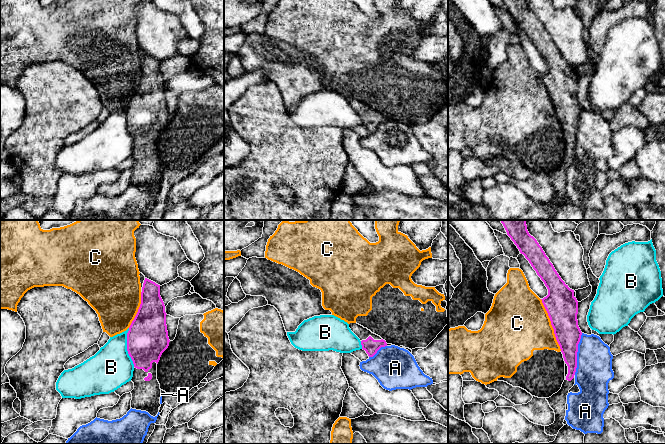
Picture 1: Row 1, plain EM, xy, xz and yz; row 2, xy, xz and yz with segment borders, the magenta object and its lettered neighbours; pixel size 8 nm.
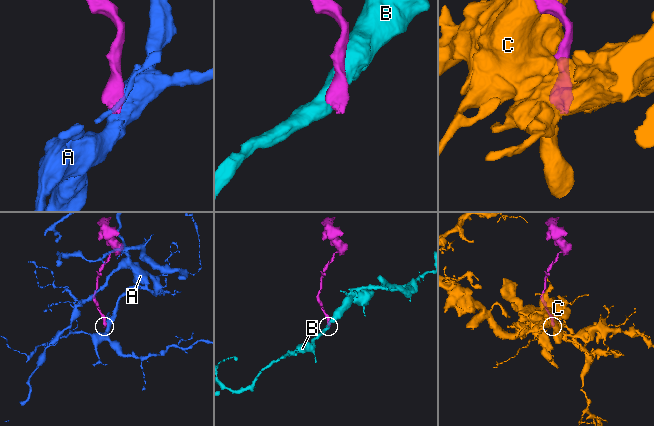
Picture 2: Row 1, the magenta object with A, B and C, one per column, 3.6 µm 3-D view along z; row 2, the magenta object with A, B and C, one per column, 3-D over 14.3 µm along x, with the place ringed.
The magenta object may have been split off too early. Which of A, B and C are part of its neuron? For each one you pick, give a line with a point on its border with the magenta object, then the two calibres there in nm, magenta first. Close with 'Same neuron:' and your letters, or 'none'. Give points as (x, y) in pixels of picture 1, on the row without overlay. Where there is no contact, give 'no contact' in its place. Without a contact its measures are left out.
Same neuron: none

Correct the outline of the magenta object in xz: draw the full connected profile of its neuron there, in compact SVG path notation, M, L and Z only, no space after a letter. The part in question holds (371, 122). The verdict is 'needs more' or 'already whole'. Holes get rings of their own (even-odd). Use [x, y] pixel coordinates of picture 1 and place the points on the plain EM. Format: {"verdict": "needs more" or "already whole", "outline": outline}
{"verdict": "needs more", "outline": "M350 99L349 104L360 115L362 125L369 133L373 133L381 123L387 122L386 117L380 112L357 99Z"}

